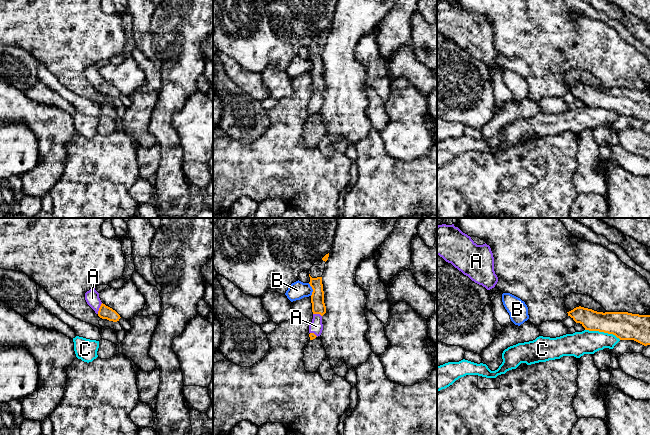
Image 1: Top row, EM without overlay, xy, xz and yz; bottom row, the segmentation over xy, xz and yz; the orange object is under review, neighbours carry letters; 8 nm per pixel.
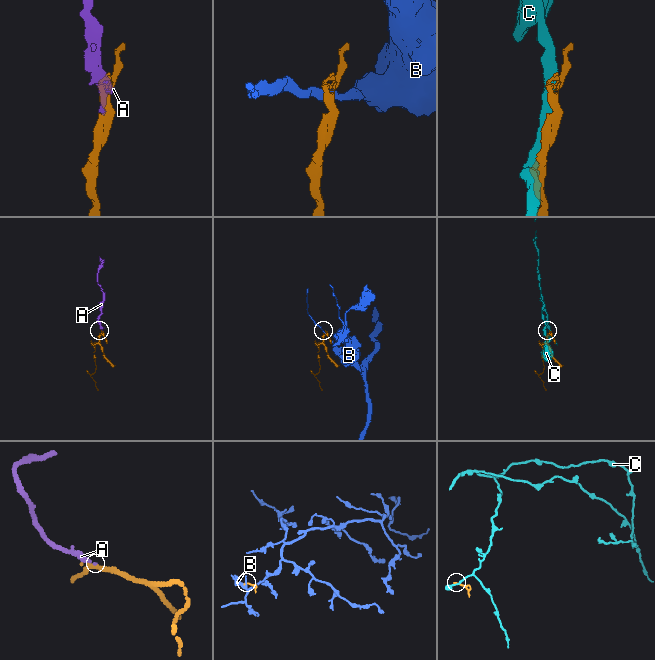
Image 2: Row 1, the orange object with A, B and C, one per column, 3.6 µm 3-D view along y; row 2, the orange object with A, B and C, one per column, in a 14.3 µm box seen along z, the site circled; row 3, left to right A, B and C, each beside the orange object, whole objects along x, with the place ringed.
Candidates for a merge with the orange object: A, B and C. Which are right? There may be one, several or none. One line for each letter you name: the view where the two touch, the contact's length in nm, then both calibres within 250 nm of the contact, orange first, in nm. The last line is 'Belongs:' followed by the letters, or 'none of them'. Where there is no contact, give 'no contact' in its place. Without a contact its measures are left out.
A: contact in xy; length 100 nm; calibres 110 and 110 nm
Belongs: A

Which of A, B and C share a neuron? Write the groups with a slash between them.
A / B / C

